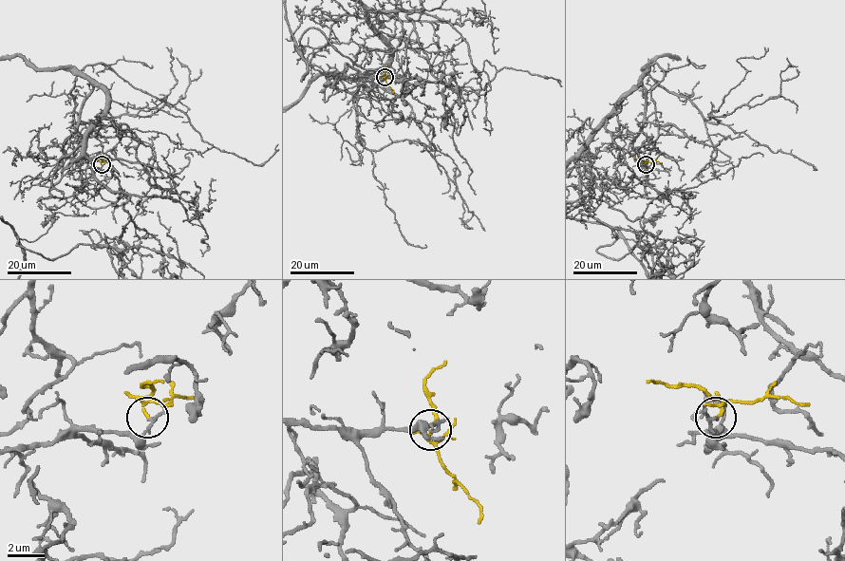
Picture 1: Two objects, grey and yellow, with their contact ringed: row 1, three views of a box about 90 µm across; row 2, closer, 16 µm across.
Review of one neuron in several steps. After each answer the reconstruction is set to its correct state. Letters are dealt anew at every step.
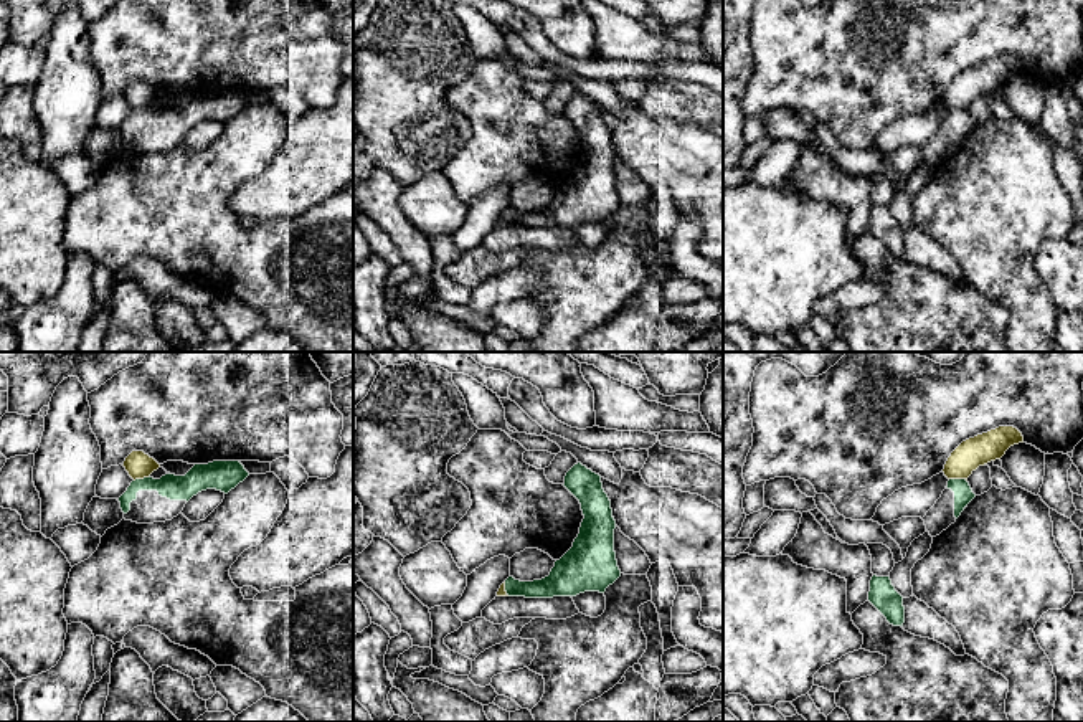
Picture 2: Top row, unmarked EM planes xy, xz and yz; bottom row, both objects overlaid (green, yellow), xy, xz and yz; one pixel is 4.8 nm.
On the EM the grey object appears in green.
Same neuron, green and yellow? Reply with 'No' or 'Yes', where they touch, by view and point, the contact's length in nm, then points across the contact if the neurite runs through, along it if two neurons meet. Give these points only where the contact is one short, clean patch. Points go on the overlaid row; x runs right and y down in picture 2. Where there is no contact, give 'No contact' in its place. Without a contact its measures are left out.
No. Touches green at yz (958, 479). Shared border 90 nm. Boundary: yz (950, 478), (963, 478), (966, 481)

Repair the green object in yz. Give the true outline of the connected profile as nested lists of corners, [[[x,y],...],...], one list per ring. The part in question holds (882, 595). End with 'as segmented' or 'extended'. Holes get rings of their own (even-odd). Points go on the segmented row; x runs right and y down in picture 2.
[[[872,577],[868,601],[887,618],[890,625],[903,626],[903,596],[895,590],[890,577]]]; as segmented

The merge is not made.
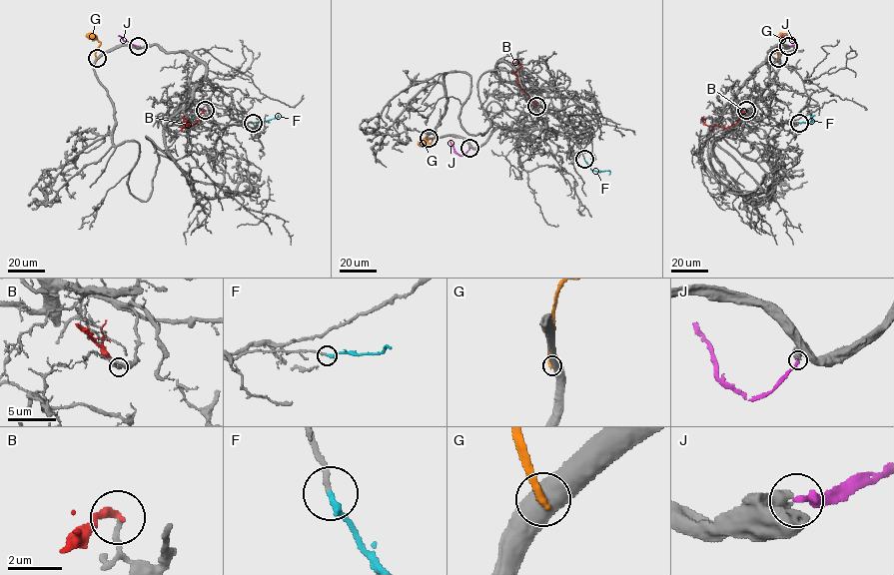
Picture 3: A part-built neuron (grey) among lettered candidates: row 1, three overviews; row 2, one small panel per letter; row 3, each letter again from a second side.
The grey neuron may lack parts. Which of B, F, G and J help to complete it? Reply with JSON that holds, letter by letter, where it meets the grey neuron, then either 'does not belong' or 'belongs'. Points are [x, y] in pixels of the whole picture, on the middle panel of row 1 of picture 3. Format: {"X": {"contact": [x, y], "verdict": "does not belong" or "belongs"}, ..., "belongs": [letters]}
{"B": {"contact": [536, 106], "verdict": "does not belong"}, "F": {"contact": [584, 159], "verdict": "belongs"}, "G": {"contact": [429, 138], "verdict": "does not belong"}, "J": {"contact": [469, 148], "verdict": "does not belong"}, "belongs": ["F"]}

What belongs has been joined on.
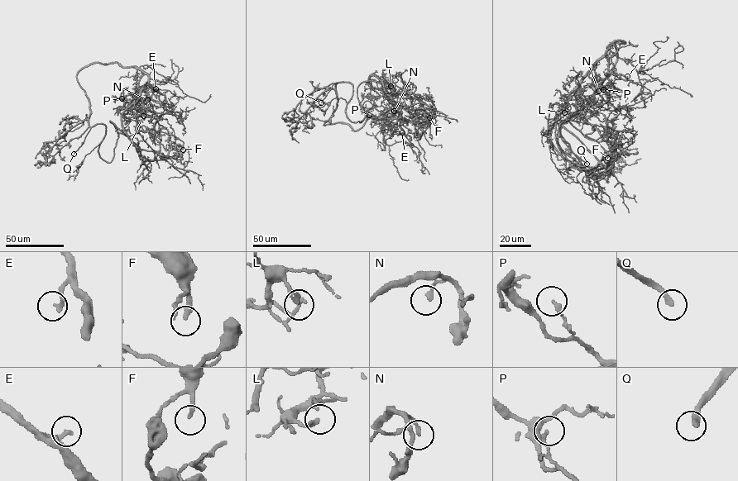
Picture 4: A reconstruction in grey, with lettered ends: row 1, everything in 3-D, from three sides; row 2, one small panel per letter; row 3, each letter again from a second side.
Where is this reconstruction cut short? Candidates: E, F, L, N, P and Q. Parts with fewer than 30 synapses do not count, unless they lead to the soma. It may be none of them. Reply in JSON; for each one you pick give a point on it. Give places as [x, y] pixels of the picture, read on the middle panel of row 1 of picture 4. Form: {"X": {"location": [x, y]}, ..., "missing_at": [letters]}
{"E": {"location": [402, 132]}, "Q": {"location": [321, 102]}, "missing_at": ["E", "Q"]}

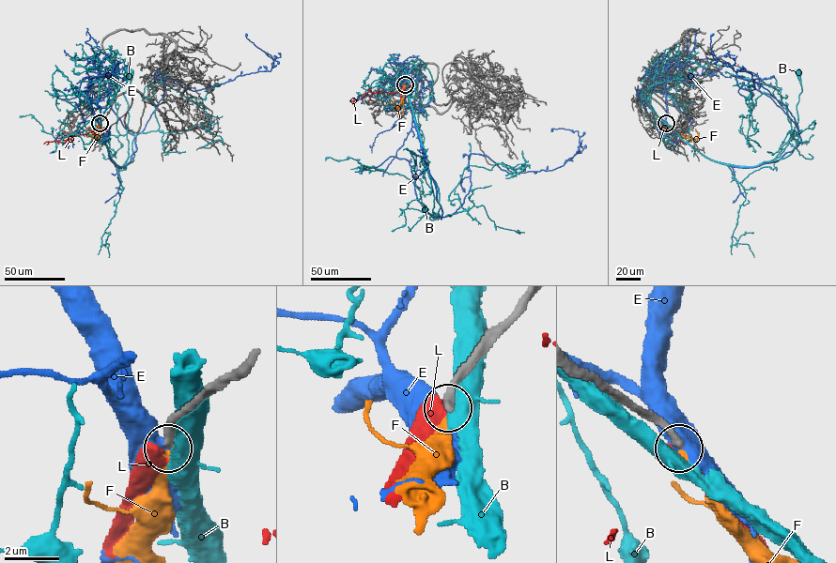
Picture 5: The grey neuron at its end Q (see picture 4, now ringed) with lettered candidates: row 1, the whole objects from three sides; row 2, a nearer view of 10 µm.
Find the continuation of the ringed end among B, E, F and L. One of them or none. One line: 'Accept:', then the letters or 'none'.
Accept: F

